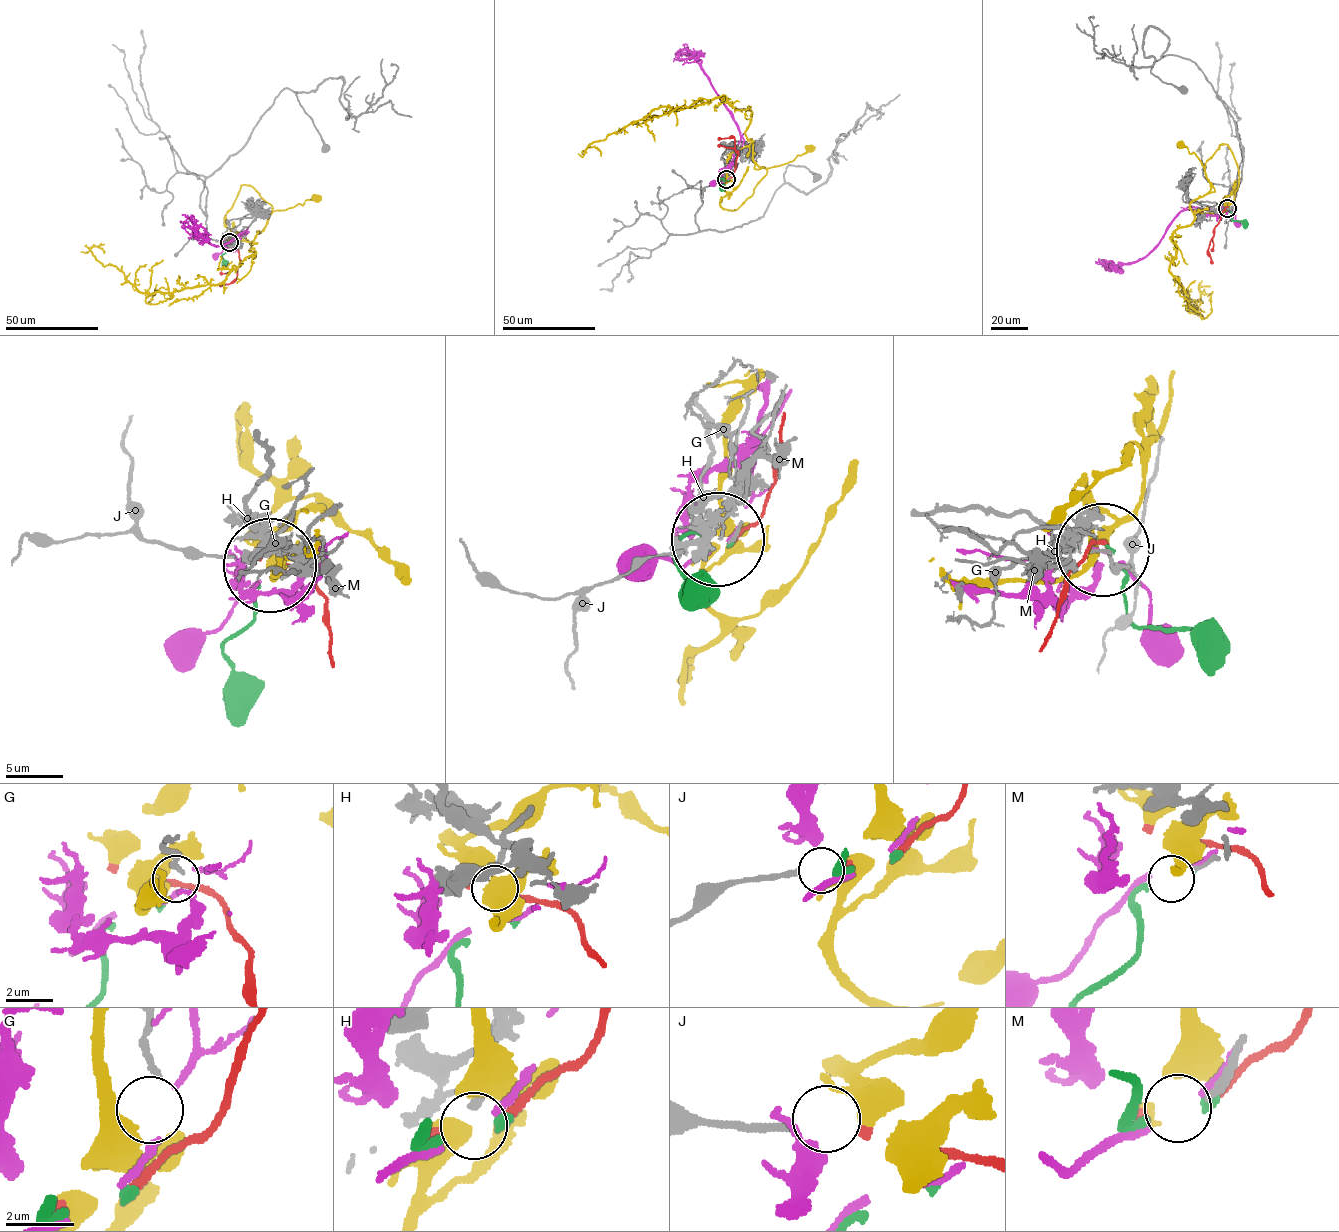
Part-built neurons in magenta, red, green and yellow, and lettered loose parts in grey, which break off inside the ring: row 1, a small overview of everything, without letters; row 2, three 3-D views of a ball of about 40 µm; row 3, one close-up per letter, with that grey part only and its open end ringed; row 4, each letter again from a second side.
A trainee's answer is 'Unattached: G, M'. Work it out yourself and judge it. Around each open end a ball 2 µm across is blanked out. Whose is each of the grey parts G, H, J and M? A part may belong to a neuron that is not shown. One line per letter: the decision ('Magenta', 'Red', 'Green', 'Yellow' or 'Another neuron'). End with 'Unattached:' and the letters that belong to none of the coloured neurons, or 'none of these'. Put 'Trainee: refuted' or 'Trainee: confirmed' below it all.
G: Another neuron
H: Green
J: Red
M: Another neuron
Unattached: G, M
Trainee: confirmed

